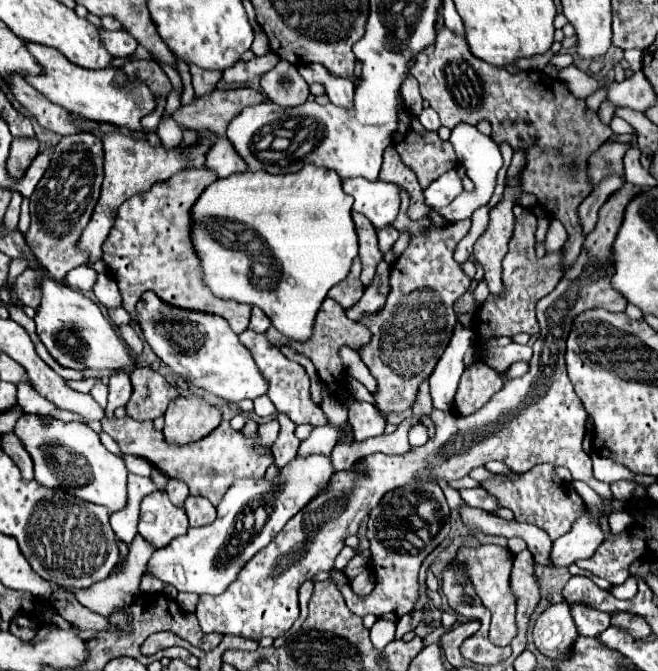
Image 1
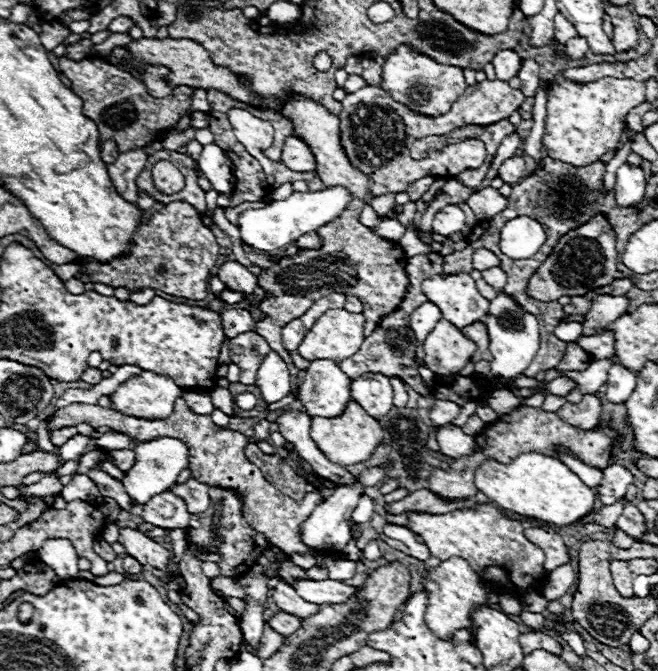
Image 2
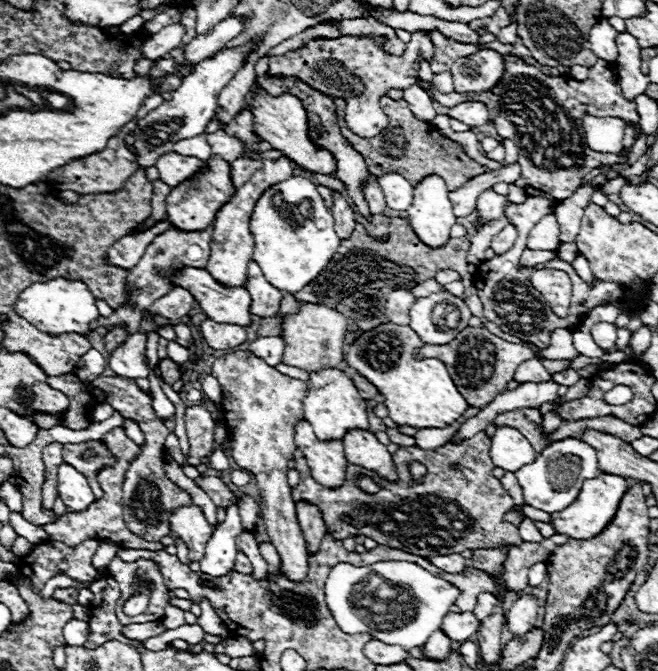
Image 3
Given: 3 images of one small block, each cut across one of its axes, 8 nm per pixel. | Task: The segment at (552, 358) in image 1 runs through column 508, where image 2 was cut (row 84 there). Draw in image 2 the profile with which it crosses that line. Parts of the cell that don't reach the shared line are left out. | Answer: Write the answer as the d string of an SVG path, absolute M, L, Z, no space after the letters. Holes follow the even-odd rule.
M398 46L392 54L388 54L382 66L380 88L384 88L384 92L388 92L396 102L408 106L412 112L440 116L452 108L452 102L464 94L468 84L464 80L462 68L442 66L434 58L428 58L424 52L412 50L410 46Z

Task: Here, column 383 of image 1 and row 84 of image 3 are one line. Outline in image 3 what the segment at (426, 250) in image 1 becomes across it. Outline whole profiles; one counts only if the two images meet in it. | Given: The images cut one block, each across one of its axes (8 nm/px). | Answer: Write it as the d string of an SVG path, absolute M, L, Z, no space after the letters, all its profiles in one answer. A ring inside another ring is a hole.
M414 32L412 40L406 44L404 56L390 56L380 50L380 46L370 38L318 38L302 46L300 50L290 50L288 54L270 58L270 74L274 76L296 76L314 90L320 90L332 98L346 100L346 124L348 128L362 136L372 138L388 126L388 116L382 114L380 98L388 88L408 88L418 78L418 58L424 56L432 60L434 46L428 32Z

